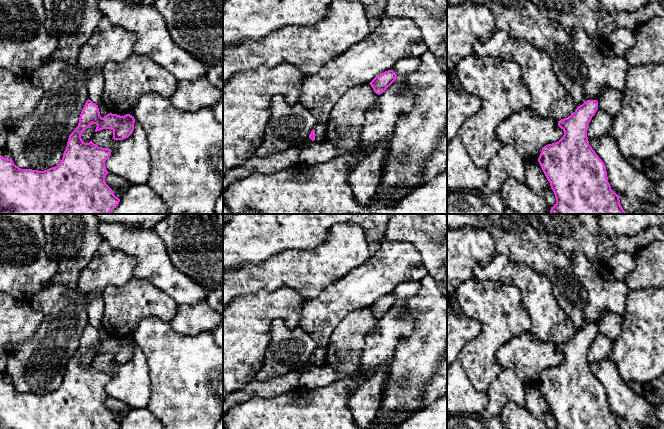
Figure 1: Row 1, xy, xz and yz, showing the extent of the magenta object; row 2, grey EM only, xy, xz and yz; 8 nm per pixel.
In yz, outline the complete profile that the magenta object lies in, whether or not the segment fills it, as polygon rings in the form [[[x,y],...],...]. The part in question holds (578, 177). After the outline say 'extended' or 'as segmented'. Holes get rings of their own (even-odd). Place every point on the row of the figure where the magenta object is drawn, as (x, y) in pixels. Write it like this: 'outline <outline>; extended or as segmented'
outline [[[587,100],[570,116],[558,121],[558,126],[564,131],[563,137],[558,142],[544,146],[540,153],[538,162],[556,198],[556,204],[551,207],[550,214],[628,214],[623,210],[619,196],[611,189],[604,162],[589,145],[588,125],[597,109],[597,100]]]; as segmented

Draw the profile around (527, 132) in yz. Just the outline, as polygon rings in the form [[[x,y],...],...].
[[[530,107],[504,119],[496,129],[496,139],[513,145],[526,161],[538,160],[543,147],[558,142],[563,135],[556,119],[540,117]]]

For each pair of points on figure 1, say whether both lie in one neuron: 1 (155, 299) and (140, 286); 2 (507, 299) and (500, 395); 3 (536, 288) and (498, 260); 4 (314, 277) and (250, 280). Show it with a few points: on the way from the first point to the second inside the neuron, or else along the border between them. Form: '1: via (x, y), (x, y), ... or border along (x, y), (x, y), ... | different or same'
1: via (151, 297), (144, 290) | same
2: border along (503, 369), (488, 389) | different
3: via (527, 283), (518, 274), (512, 273), (507, 268) | same
4: via (298, 277), (266, 277) | same

